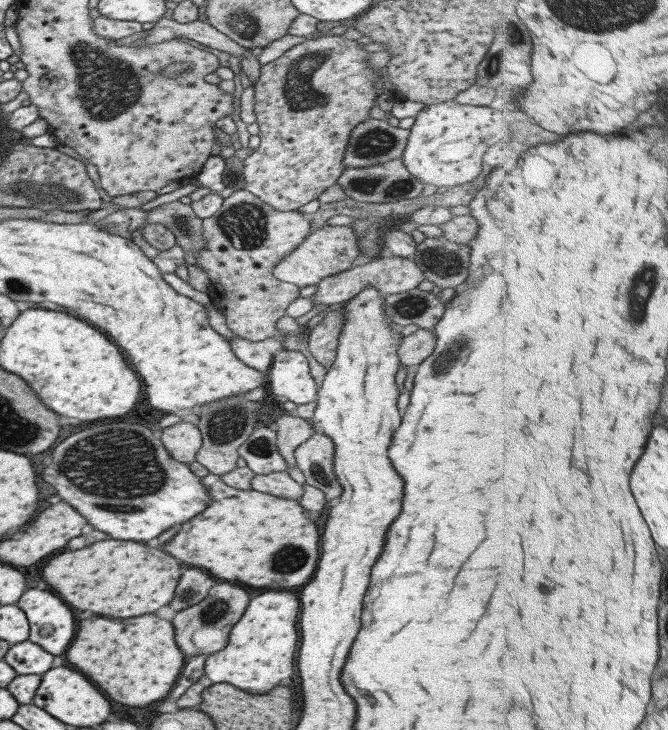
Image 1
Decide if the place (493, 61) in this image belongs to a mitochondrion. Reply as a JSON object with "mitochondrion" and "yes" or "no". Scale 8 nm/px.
{"mitochondrion":"yes"}

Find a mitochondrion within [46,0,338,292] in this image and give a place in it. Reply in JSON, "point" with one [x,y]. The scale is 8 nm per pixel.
{"point":[108,85]}

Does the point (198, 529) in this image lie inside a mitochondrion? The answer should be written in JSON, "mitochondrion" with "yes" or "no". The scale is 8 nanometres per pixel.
{"mitochondrion":"no"}

